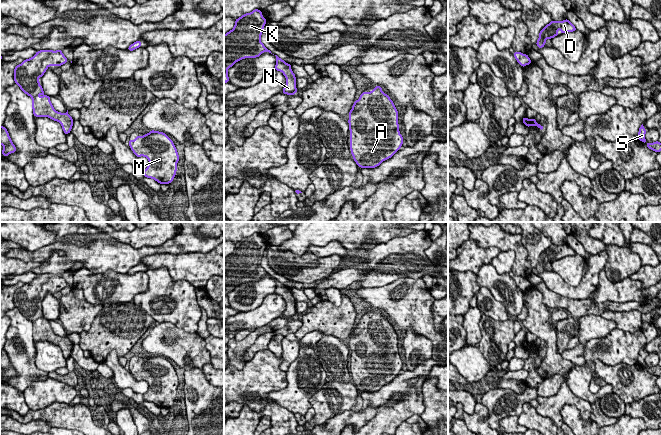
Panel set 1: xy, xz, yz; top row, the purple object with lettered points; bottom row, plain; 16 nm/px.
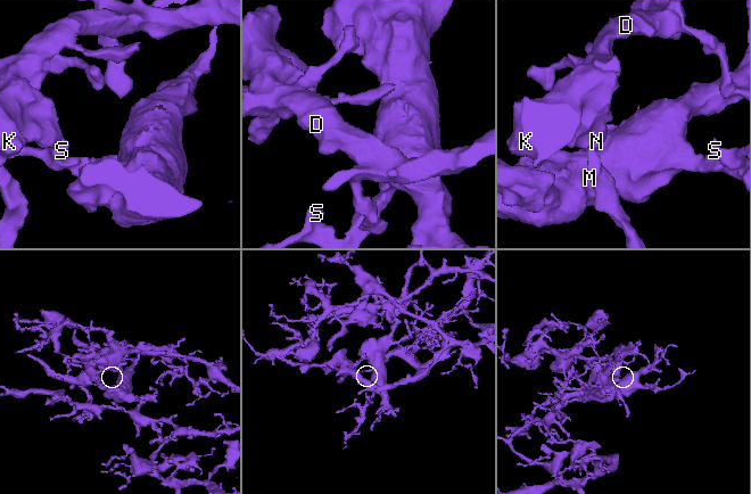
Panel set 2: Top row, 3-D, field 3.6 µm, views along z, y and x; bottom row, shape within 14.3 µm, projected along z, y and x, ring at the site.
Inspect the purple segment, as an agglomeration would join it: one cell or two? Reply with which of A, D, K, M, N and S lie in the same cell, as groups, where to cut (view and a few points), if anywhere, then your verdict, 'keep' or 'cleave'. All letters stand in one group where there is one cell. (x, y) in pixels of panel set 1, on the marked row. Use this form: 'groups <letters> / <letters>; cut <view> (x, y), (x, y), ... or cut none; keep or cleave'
groups A D K M N S; cut none; keep

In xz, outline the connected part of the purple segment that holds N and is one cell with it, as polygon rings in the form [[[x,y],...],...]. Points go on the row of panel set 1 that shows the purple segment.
[[[276,56],[275,70],[280,71],[286,78],[286,85],[282,90],[282,93],[287,95],[294,95],[297,93],[296,77],[291,69],[291,64],[286,63],[284,60]]]

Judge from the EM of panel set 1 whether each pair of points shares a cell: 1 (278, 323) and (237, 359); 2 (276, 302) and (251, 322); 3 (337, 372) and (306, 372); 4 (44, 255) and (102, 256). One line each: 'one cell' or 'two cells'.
1: one cell
2: one cell
3: two cells
4: one cell

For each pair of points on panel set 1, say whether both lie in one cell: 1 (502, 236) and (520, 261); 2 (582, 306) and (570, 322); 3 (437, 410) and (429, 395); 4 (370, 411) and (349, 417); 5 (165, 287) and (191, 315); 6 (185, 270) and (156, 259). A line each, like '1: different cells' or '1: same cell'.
1: same cell
2: different cells
3: same cell
4: same cell
5: same cell
6: same cell

